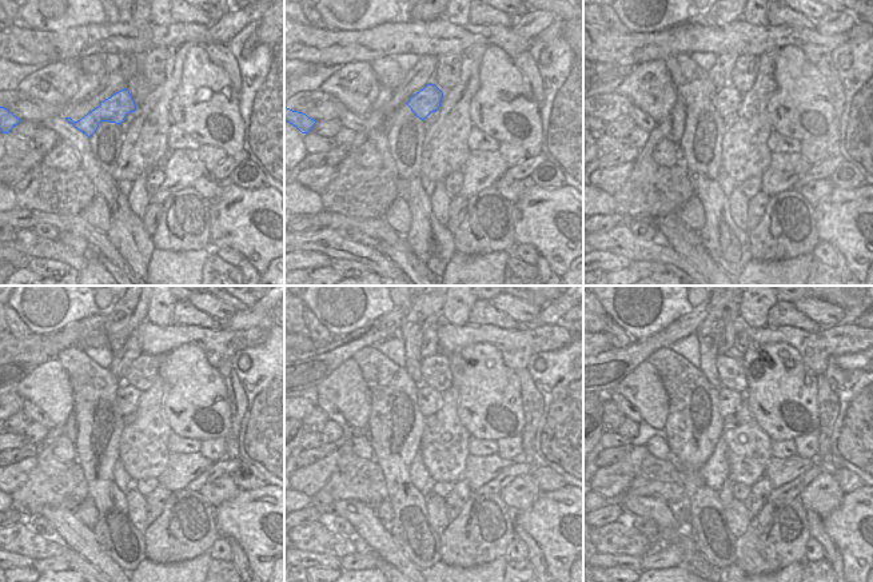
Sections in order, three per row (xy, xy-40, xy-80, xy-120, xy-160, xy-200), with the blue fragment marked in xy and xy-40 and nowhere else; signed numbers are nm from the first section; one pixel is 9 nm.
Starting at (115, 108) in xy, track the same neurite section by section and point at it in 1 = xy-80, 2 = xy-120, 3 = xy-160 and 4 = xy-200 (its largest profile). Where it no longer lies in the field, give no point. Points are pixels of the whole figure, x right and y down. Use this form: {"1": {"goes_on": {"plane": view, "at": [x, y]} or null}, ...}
{"1": {"goes_on": {"plane": "xy-80", "at": [728, 99]}}, "2": {"goes_on": {"plane": "xy-120", "at": [127, 397]}}, "3": {"goes_on": {"plane": "xy-160", "at": [429, 399]}}, "4": {"goes_on": {"plane": "xy-200", "at": [729, 399]}}}

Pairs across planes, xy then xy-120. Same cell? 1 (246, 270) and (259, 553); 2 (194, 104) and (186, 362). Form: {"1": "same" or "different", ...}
{"1": "different", "2": "same"}

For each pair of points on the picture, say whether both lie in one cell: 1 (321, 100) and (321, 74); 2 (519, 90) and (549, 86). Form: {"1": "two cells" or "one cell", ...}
{"1": "two cells", "2": "two cells"}

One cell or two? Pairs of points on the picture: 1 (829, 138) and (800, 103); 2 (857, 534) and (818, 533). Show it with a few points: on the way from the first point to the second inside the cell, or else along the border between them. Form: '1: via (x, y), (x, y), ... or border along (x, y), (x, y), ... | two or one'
1: via (828, 128), (809, 110) | one
2: border along (821, 518), (825, 533), (838, 550), (841, 561) | two

